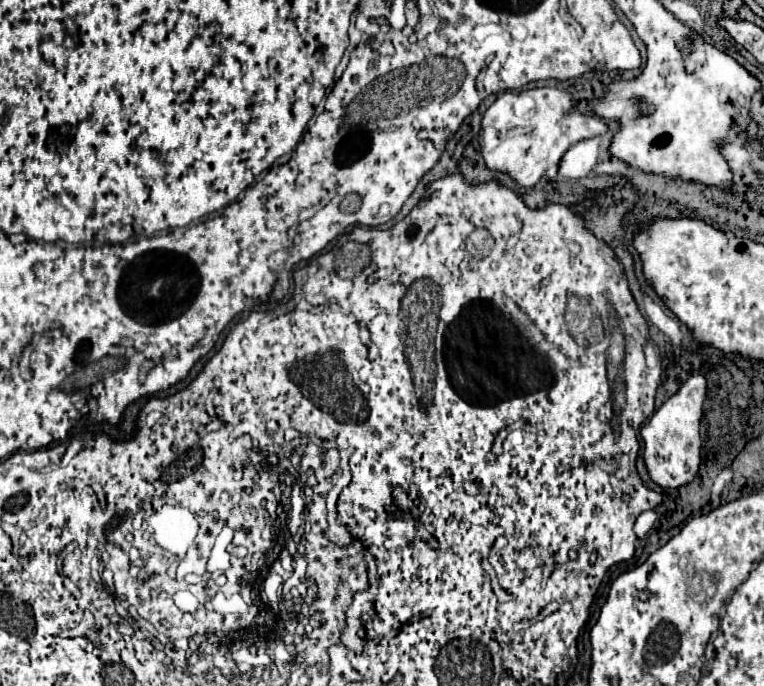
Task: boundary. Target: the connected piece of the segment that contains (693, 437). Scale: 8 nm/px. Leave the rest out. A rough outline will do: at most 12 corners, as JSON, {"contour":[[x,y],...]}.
{"contour":[[693,374],[641,428],[651,480],[679,488],[701,464],[707,380]]}

